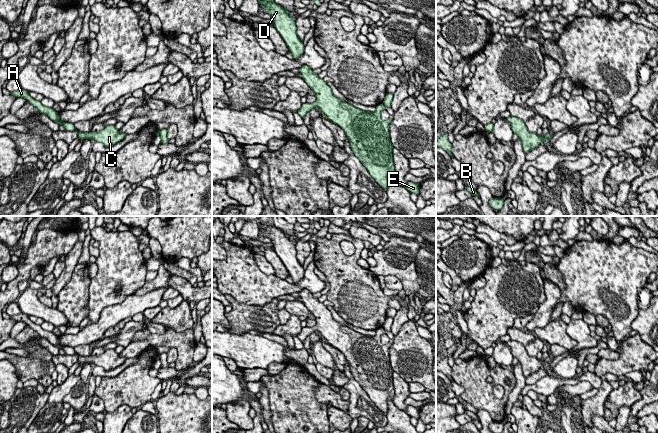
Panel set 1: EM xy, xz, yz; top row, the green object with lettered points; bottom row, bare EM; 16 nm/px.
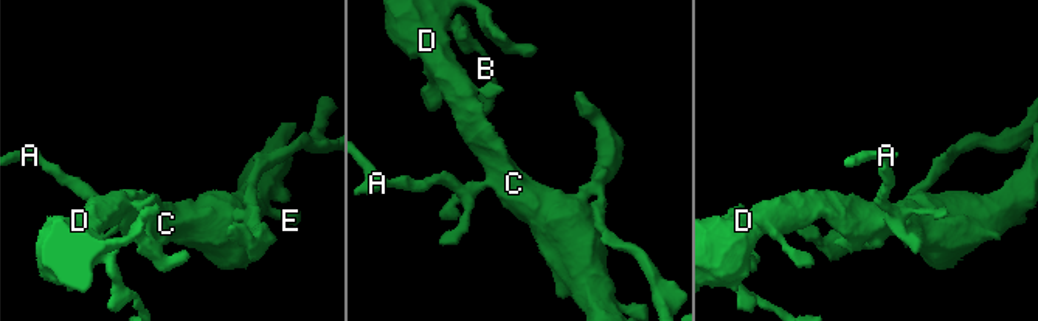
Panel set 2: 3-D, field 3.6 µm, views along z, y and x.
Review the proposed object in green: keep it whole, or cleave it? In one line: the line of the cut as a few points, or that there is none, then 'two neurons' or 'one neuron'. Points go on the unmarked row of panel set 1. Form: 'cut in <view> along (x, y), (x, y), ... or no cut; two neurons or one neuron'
no cut; one neuron

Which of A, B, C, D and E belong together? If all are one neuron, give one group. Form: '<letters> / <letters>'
A B C D E

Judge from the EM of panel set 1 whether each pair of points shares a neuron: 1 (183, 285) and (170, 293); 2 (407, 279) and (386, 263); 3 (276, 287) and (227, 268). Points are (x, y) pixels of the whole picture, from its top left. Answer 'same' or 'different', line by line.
1: different
2: same
3: same

